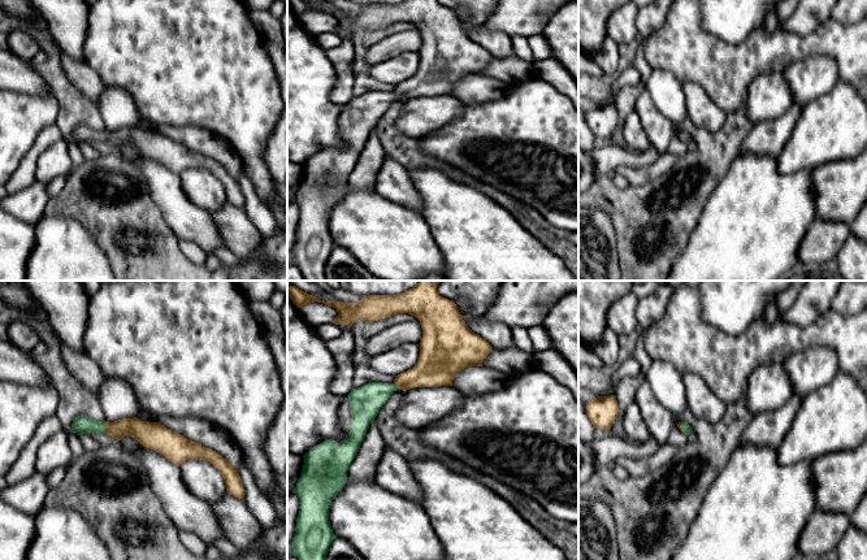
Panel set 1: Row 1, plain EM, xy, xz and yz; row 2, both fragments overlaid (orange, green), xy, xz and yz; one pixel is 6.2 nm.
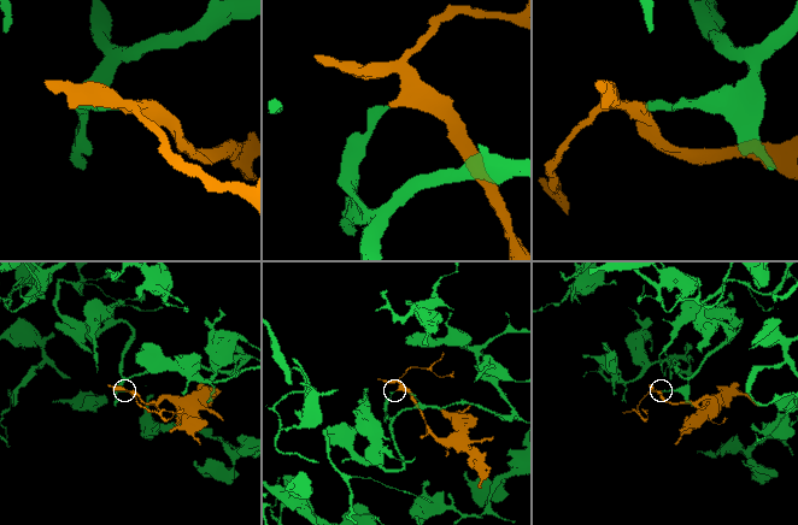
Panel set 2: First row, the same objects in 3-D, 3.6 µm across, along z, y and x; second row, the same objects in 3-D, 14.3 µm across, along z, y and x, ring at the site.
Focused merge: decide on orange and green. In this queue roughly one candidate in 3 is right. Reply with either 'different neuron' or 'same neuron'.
same neuron

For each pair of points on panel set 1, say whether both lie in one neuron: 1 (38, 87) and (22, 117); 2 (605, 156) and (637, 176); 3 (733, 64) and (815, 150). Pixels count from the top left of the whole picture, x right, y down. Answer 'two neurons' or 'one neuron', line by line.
1: two neurons
2: two neurons
3: two neurons

